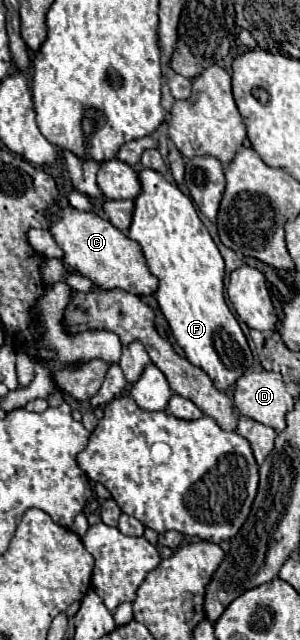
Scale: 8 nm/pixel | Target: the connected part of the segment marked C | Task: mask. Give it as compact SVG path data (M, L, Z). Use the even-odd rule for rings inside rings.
M66 205L60 209L60 221L50 227L56 243L64 251L64 263L76 269L80 275L92 279L94 285L110 291L122 289L138 297L154 295L158 289L158 279L146 269L144 255L132 239L128 239L120 229L116 229L110 221L102 219L94 211L82 213L74 207Z

